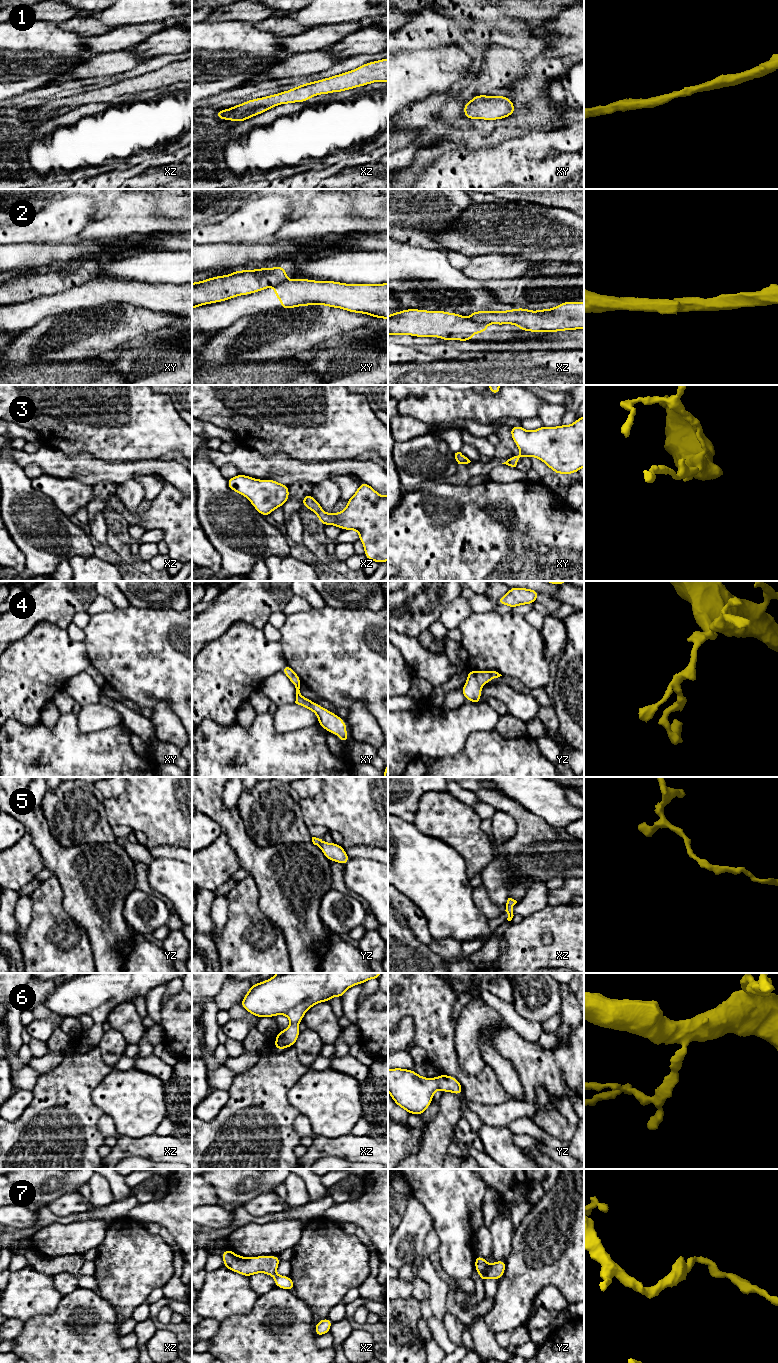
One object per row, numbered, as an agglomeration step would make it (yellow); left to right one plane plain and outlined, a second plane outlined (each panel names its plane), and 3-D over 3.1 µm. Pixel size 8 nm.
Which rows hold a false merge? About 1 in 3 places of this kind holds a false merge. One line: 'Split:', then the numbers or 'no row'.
Split: 2

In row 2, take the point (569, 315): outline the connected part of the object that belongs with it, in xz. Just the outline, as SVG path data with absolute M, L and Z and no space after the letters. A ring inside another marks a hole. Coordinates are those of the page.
M568 301L553 307L531 311L525 308L517 308L506 311L477 311L471 312L470 318L482 324L512 324L517 325L521 331L531 332L558 332L566 330L584 329L584 302Z

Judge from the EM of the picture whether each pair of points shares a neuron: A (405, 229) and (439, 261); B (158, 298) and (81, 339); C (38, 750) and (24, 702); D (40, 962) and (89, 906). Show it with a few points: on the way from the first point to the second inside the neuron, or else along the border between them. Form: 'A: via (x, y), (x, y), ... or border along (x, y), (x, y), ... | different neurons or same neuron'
A: border along (402, 242), (408, 245), (433, 247), (440, 250) | different neurons
B: border along (117, 304), (143, 307), (163, 313) | different neurons
C: border along (10, 719), (15, 719), (26, 725), (39, 723) | different neurons
D: border along (62, 901), (64, 910), (85, 931), (89, 940) | different neurons

